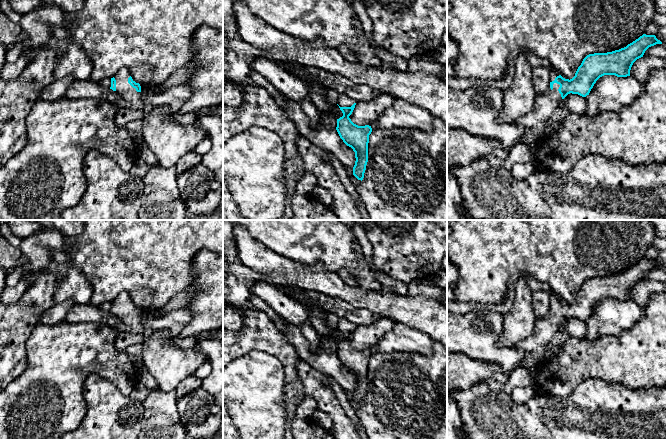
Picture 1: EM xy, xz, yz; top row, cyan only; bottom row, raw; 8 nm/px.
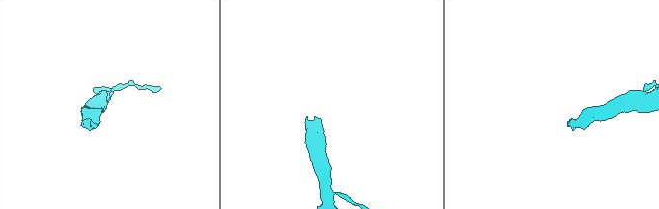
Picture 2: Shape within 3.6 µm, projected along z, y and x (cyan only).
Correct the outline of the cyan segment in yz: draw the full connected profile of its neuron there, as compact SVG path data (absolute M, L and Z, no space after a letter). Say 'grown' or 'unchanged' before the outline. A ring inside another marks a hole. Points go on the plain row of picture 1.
grown | M643 258L619 274L589 278L570 304L550 292L549 312L543 318L536 319L532 334L515 347L516 350L524 353L521 367L538 367L543 362L543 356L548 349L564 345L569 336L561 326L568 318L586 321L596 305L604 299L630 300L633 287L643 281L649 271L656 268L662 266L655 259Z

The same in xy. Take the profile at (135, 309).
grown | M120 292L111 302L110 313L115 315L124 327L117 332L115 346L118 351L125 351L132 344L143 343L145 328L141 322L141 310L132 303L127 292Z

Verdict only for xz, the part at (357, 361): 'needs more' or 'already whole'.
needs more

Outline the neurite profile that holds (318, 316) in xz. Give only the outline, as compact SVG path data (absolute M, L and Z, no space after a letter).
M306 301L303 304L310 311L309 322L316 330L320 338L330 338L336 344L343 340L342 335L336 328L331 328L327 320L327 312L315 303Z

